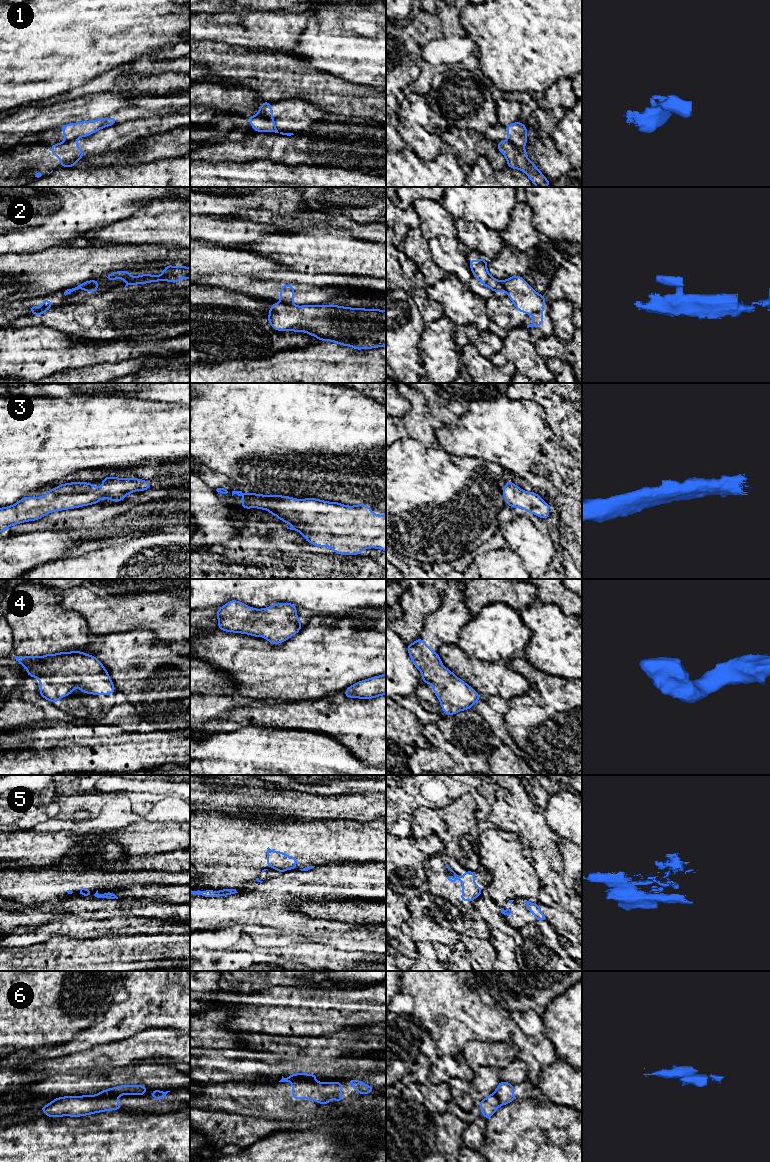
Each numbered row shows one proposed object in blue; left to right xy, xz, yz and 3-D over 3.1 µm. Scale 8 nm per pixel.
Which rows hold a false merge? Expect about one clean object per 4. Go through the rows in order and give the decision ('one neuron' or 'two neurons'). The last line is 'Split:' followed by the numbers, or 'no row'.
1: two neurons
2: two neurons
3: one neuron
4: one neuron
5: two neurons
6: two neurons
Split: 1, 2, 5, 6

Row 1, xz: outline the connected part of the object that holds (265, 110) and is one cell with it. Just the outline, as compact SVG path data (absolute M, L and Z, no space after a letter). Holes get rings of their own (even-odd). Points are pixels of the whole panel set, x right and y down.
M263 102L259 106L258 115L262 115L266 118L273 119L273 112L271 109L271 103L270 102Z

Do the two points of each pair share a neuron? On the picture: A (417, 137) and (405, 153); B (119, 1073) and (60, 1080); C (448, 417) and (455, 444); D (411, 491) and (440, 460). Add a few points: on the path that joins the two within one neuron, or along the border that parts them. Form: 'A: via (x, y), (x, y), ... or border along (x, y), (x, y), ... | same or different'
A: border along (405, 143), (423, 160), (427, 161) | different
B: via (104, 1080), (75, 1081) | same
C: border along (460, 417), (455, 426), (436, 429), (439, 446) | different
D: via (419, 483), (432, 468) | same

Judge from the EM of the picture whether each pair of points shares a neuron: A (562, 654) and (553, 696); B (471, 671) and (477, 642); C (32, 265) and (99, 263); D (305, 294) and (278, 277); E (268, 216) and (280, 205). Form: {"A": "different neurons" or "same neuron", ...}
{"A": "different neurons", "B": "different neurons", "C": "same neuron", "D": "same neuron", "E": "different neurons"}

